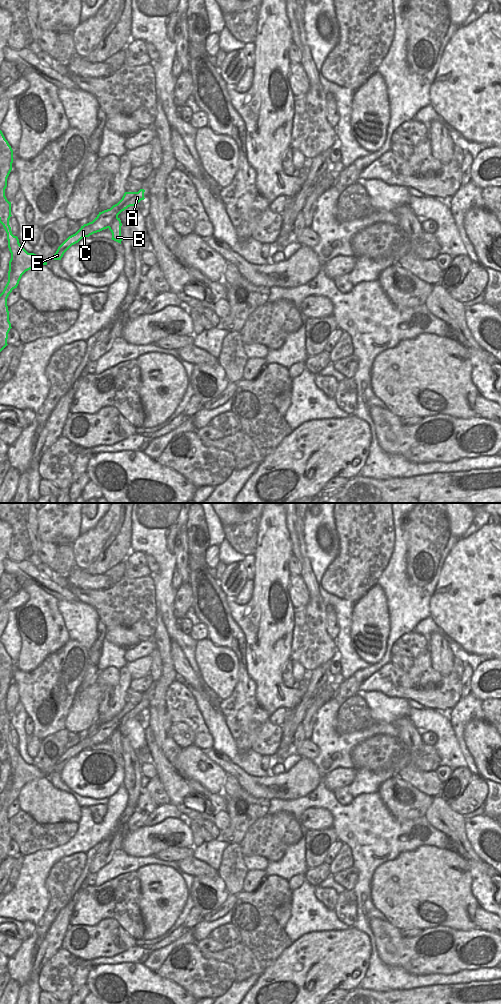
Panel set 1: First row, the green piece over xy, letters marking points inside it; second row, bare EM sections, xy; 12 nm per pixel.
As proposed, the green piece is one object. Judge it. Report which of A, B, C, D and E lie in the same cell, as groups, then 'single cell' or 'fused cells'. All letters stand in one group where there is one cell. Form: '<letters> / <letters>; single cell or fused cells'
A B / C D E; fused cells

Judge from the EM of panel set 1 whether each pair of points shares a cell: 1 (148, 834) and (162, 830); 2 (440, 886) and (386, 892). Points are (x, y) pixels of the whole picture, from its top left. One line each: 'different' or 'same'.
1: same
2: same

